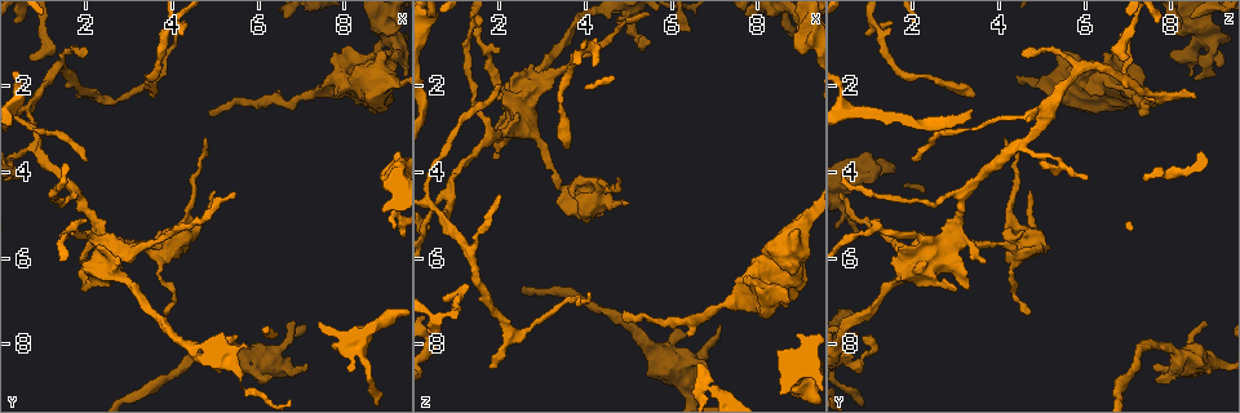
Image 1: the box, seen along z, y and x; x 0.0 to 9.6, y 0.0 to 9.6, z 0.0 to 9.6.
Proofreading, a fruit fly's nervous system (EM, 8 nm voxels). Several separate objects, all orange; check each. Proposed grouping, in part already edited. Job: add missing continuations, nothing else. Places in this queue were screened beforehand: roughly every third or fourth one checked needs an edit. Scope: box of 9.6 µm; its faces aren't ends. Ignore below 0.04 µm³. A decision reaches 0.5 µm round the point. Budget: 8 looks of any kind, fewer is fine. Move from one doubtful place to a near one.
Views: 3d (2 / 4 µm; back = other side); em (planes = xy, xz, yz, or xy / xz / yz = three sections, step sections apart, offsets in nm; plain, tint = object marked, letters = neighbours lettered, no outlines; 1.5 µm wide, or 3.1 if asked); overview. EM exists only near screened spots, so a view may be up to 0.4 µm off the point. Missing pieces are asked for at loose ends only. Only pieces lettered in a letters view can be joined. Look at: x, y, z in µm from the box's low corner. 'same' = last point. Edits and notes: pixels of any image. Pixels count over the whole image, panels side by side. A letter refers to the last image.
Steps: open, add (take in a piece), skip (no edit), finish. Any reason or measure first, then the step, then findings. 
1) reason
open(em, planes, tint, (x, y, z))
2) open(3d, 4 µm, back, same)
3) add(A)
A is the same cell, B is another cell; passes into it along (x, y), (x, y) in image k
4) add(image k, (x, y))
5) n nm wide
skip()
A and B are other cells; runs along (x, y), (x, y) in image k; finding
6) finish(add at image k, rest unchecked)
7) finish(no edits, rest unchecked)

thin end
open(em, xy, step 4, letters, (2.00, 3.70, 2.05))

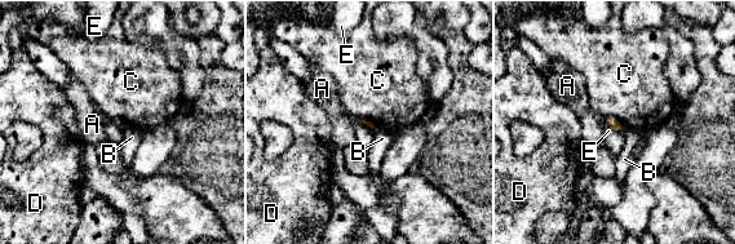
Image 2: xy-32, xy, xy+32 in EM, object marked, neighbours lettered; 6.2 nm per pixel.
open(em, planes, letters, same)

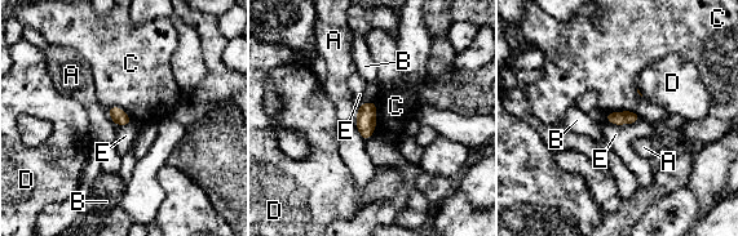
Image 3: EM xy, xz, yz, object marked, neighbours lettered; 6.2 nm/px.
skip()
A, B, C, D and E are other cells; border along (375, 102), (375, 132), (366, 141) in image 3; no lettered piece goes on from it

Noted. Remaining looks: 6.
branch stops here
open(em, xz, step 4, tint, (1.75, 2.25, 8.60))

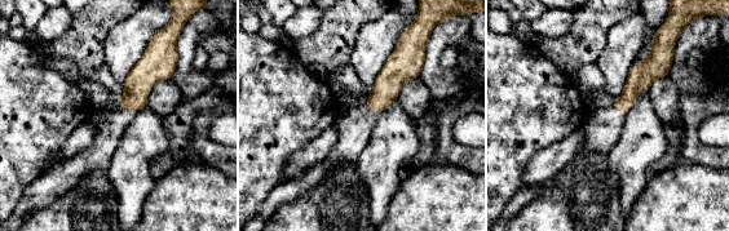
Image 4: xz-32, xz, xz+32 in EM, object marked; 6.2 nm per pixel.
see the neighbours
open(em, xz, step 4, letters, same)

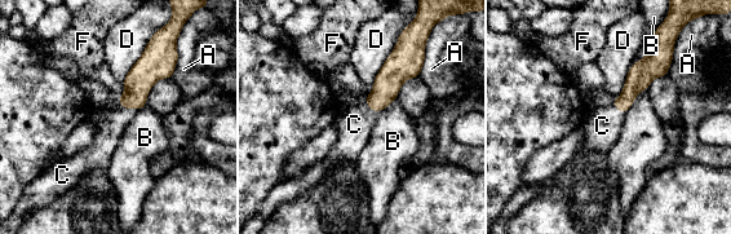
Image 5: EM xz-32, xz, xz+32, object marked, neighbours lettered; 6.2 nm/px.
add(C)
C is the same cell, A, B, D and F are other cells; passes into it along (145, 73), (127, 107), (110, 126) in image 5; the neuron continues

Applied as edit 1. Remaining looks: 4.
end of a long branch
open(em, xz, step 4, letters, (4.90, 2.55, 7.25))

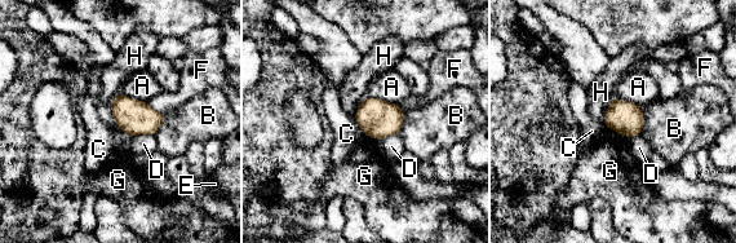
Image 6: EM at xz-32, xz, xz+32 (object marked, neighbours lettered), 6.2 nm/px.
A touches over 200 nm
skip()
A, B, C, D, E, F, G and H are other cells; border along (146, 102), (165, 114) in image 6; no lettered piece goes on from it

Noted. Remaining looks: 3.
finish(add at image 5, rest unchecked)

